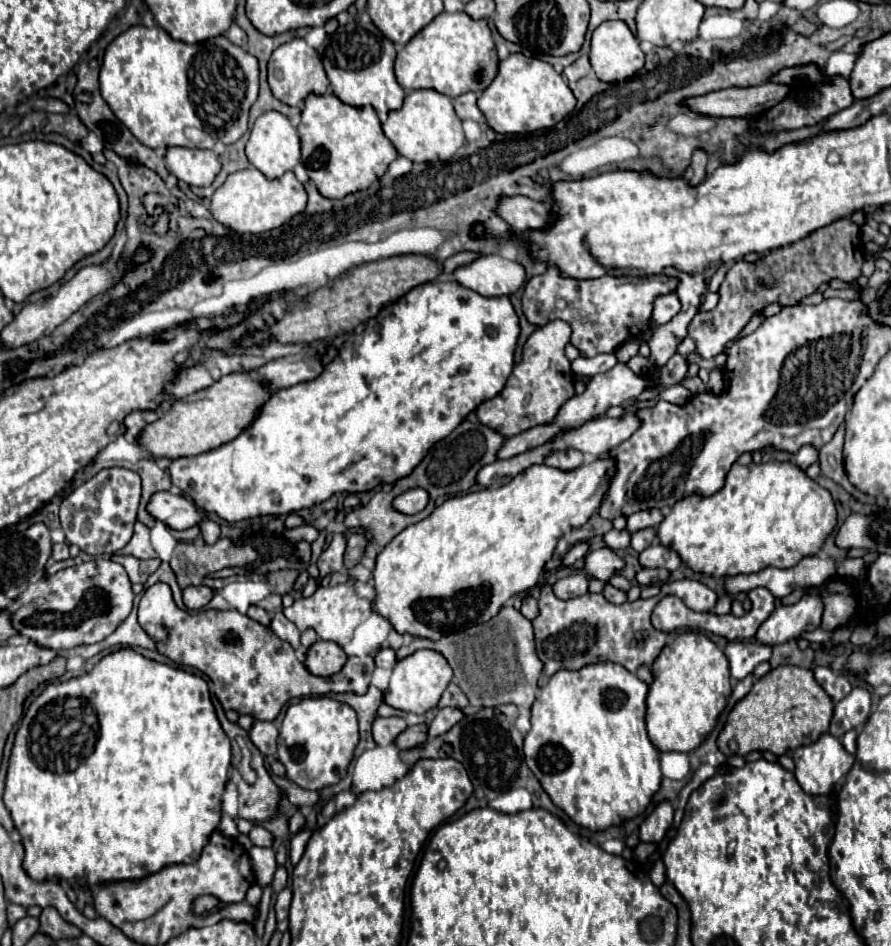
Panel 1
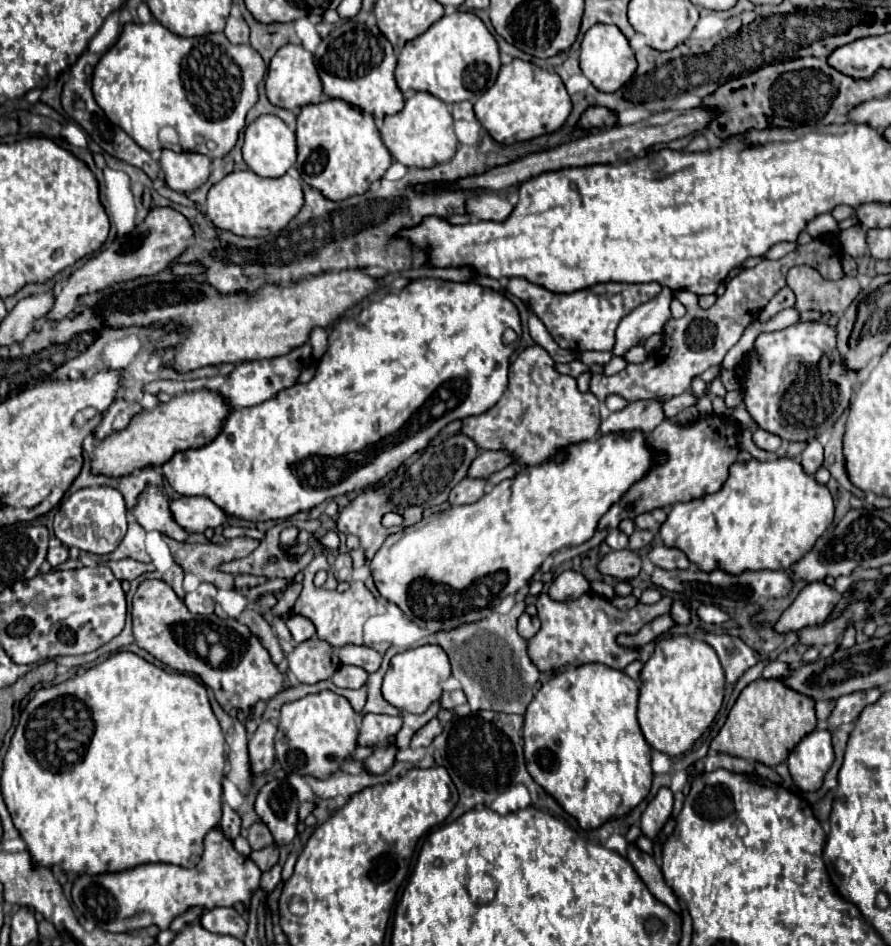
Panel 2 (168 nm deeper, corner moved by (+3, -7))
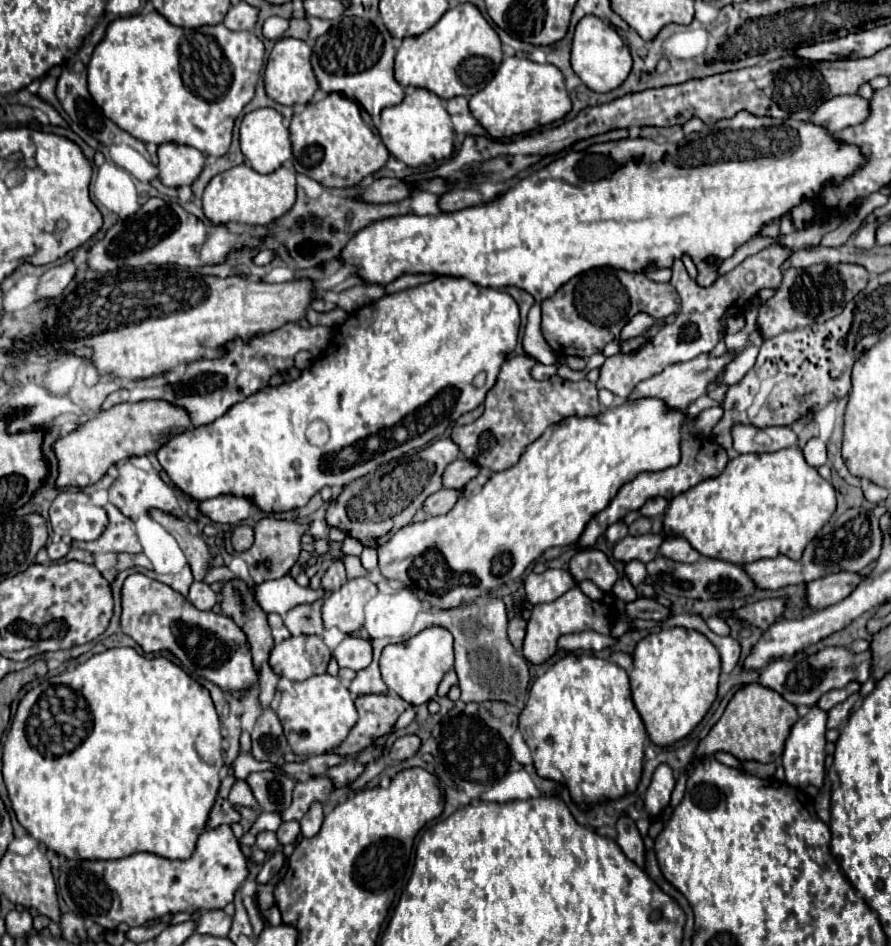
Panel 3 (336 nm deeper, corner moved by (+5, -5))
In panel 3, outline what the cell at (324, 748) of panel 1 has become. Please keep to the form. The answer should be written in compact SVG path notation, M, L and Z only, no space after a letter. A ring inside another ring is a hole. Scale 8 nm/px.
M327 673L293 683L293 691L281 693L277 717L283 725L289 749L295 755L321 755L337 749L357 721L357 711L349 689Z

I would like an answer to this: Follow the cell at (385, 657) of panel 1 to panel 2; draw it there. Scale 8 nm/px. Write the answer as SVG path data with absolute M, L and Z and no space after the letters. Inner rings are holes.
M349 645L349 647L341 647L337 651L339 659L343 665L357 665L363 667L367 673L373 673L379 669L381 665L381 655L365 645Z

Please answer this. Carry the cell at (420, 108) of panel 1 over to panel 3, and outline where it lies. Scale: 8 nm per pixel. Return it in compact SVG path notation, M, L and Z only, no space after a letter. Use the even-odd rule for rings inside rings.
M413 89L413 93L405 95L405 99L399 105L383 109L379 135L385 147L389 149L389 153L395 159L407 163L409 167L431 165L431 163L449 159L453 153L455 131L453 131L449 113L445 111L443 101L427 89Z

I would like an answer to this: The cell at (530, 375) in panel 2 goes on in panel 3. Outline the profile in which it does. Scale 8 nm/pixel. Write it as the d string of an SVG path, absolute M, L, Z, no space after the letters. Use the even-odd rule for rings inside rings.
M529 355L507 359L501 365L495 387L485 397L483 415L469 425L453 427L451 439L461 447L461 453L479 467L491 471L509 469L549 425L559 423L565 417L595 417L599 413L597 387L591 381L567 381L557 375L545 381L535 381L531 377L531 367L535 367L535 363L537 361Z

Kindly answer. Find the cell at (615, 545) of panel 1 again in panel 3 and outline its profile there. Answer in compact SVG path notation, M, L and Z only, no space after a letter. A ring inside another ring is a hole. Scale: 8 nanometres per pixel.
M619 521L619 523L611 525L611 527L605 531L605 537L607 537L607 541L609 541L609 543L617 543L619 539L627 537L627 525L625 525L623 521Z

